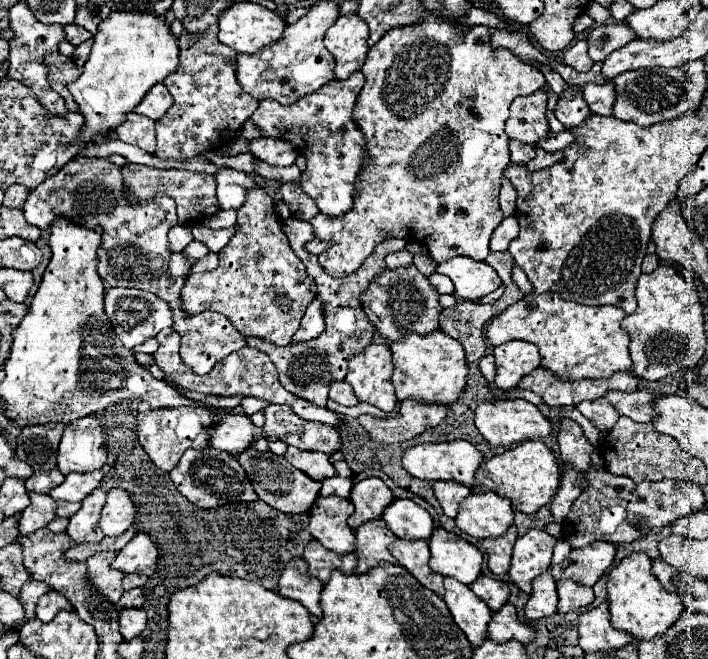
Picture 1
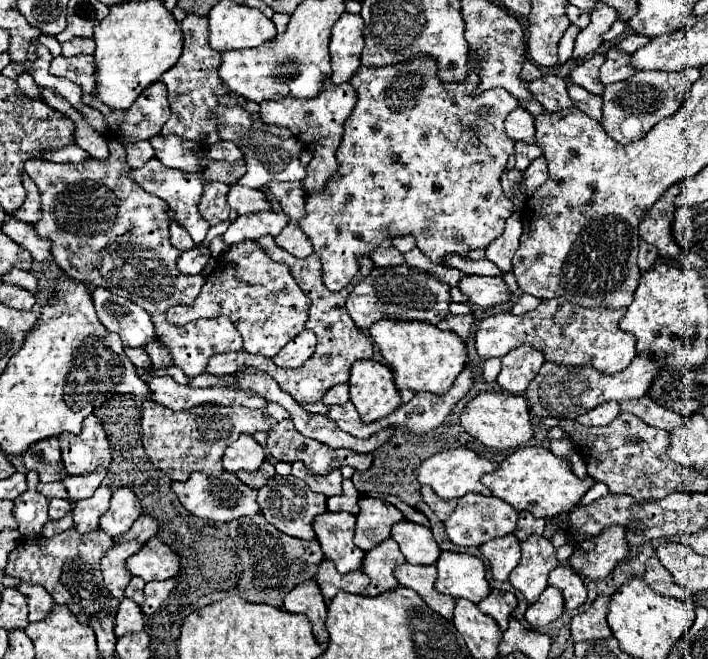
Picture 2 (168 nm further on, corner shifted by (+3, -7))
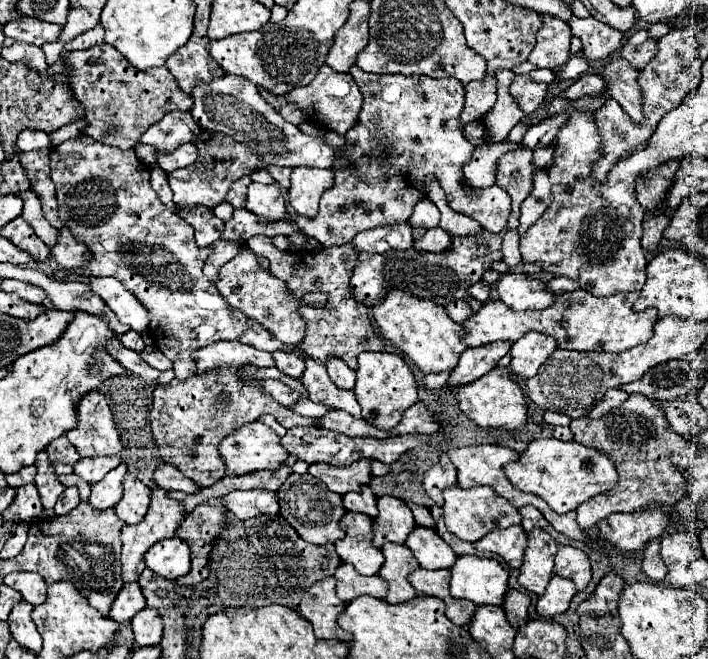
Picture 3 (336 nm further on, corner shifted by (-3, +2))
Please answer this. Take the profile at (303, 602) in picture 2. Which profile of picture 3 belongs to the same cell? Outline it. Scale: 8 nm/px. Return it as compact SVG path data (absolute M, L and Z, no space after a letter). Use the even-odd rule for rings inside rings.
M334 576L316 582L314 586L310 586L310 590L306 590L296 610L312 622L316 638L334 638L348 642L352 636L344 632L336 622L336 616L344 610L344 602L336 596L334 586Z

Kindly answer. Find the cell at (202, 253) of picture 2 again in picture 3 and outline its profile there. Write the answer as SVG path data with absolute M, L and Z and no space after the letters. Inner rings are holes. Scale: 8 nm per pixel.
M194 206L194 208L184 208L178 212L188 224L194 226L196 230L196 244L202 248L210 248L222 234L224 222L214 216L214 212L206 206Z

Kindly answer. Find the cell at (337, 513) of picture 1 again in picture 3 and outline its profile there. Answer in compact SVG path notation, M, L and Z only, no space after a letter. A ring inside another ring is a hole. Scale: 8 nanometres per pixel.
M346 512L340 526L346 536L334 542L334 546L342 562L352 564L360 574L376 574L384 562L384 556L372 546L372 518L358 512Z

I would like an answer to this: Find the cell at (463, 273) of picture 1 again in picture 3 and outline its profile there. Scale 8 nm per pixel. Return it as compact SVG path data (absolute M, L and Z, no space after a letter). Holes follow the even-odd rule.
M518 272L500 274L496 292L500 300L512 310L542 310L548 308L556 296L548 292L546 286L536 278Z

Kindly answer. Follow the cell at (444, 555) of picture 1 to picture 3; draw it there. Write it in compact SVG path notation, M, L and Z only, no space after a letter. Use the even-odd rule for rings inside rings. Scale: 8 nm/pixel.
M458 556L450 568L450 594L474 604L502 604L508 590L508 572L494 558Z

